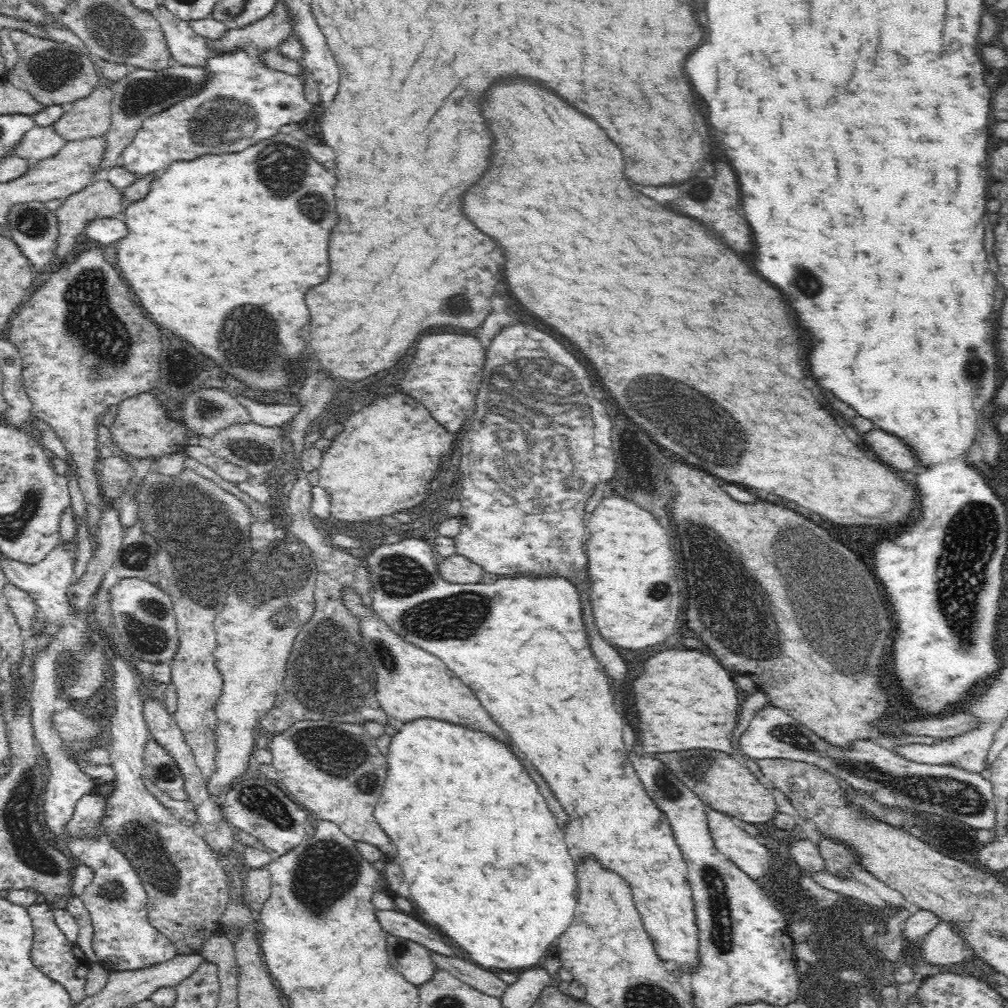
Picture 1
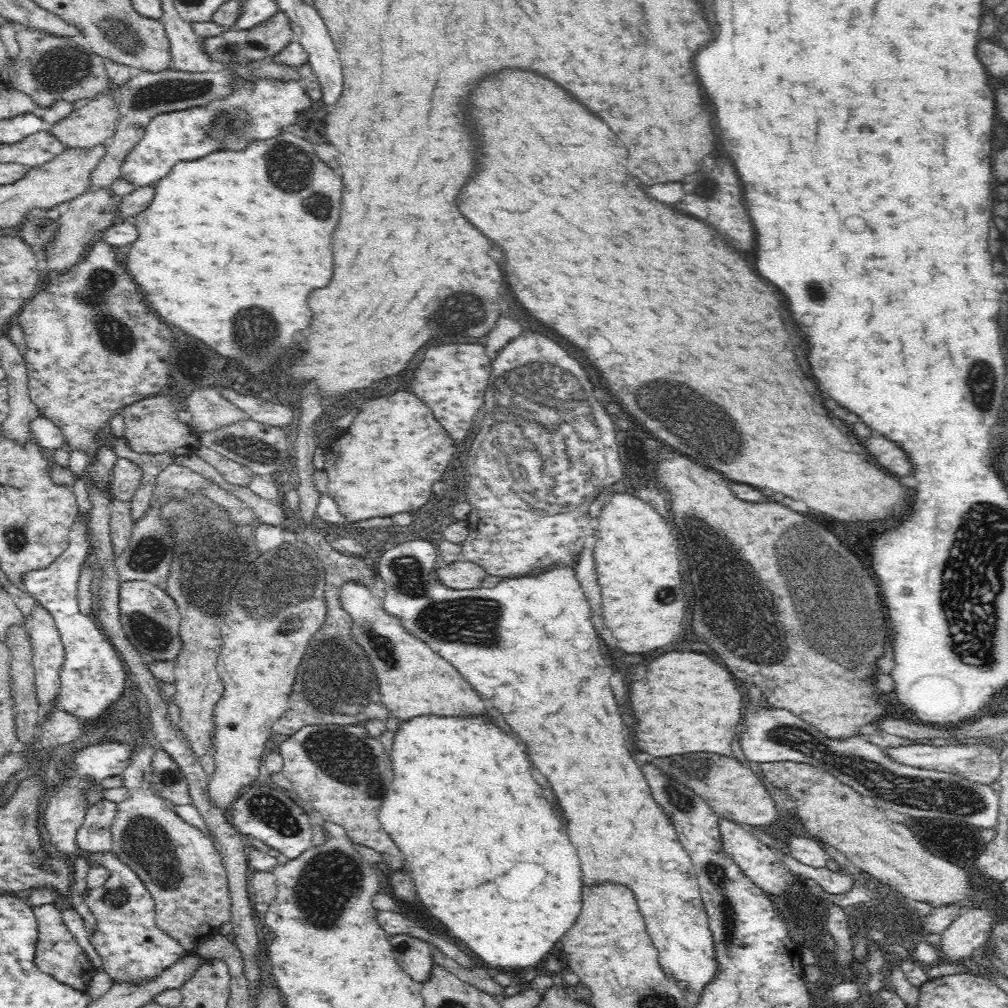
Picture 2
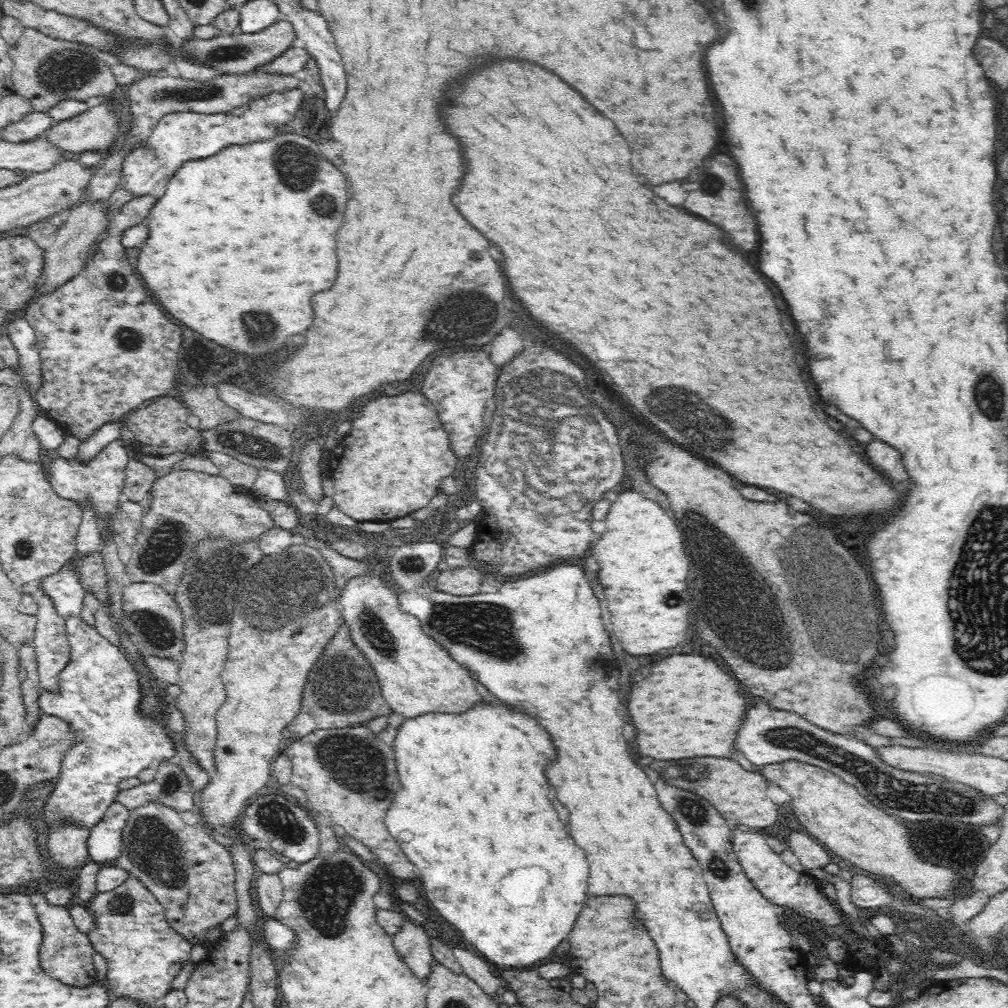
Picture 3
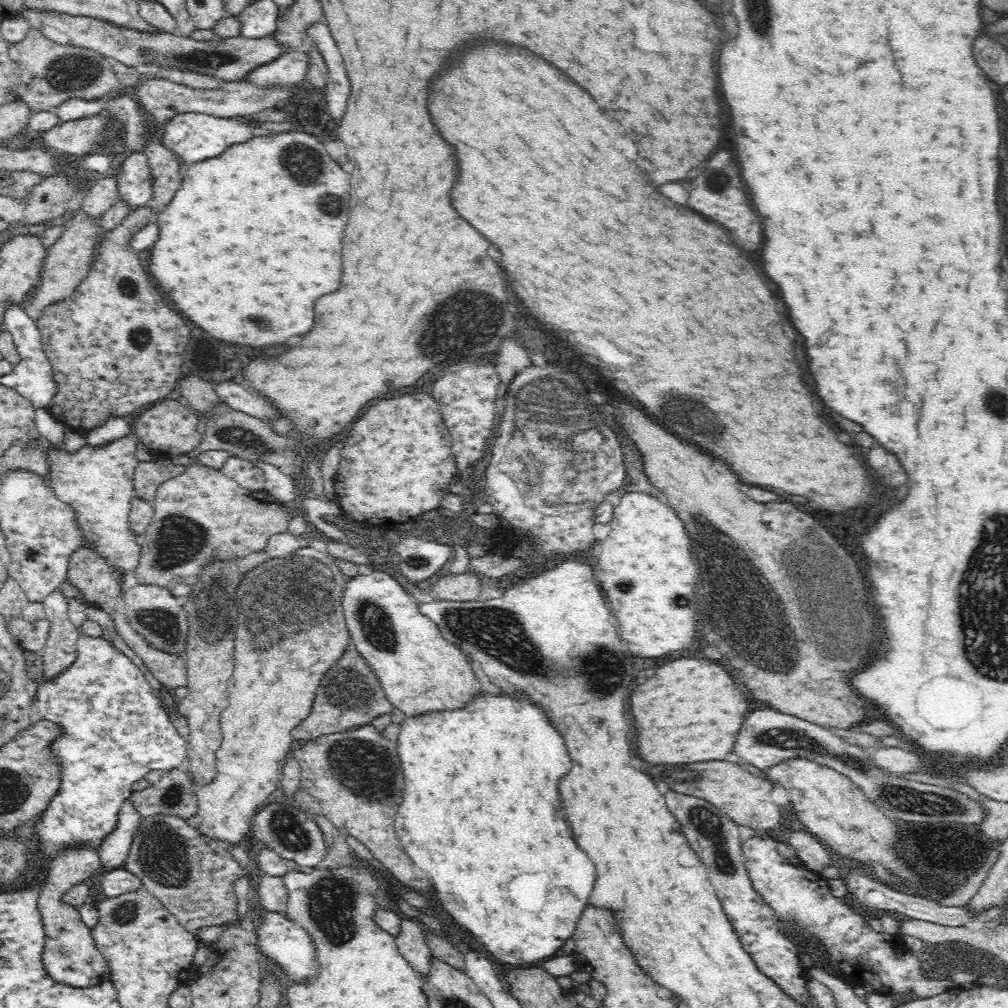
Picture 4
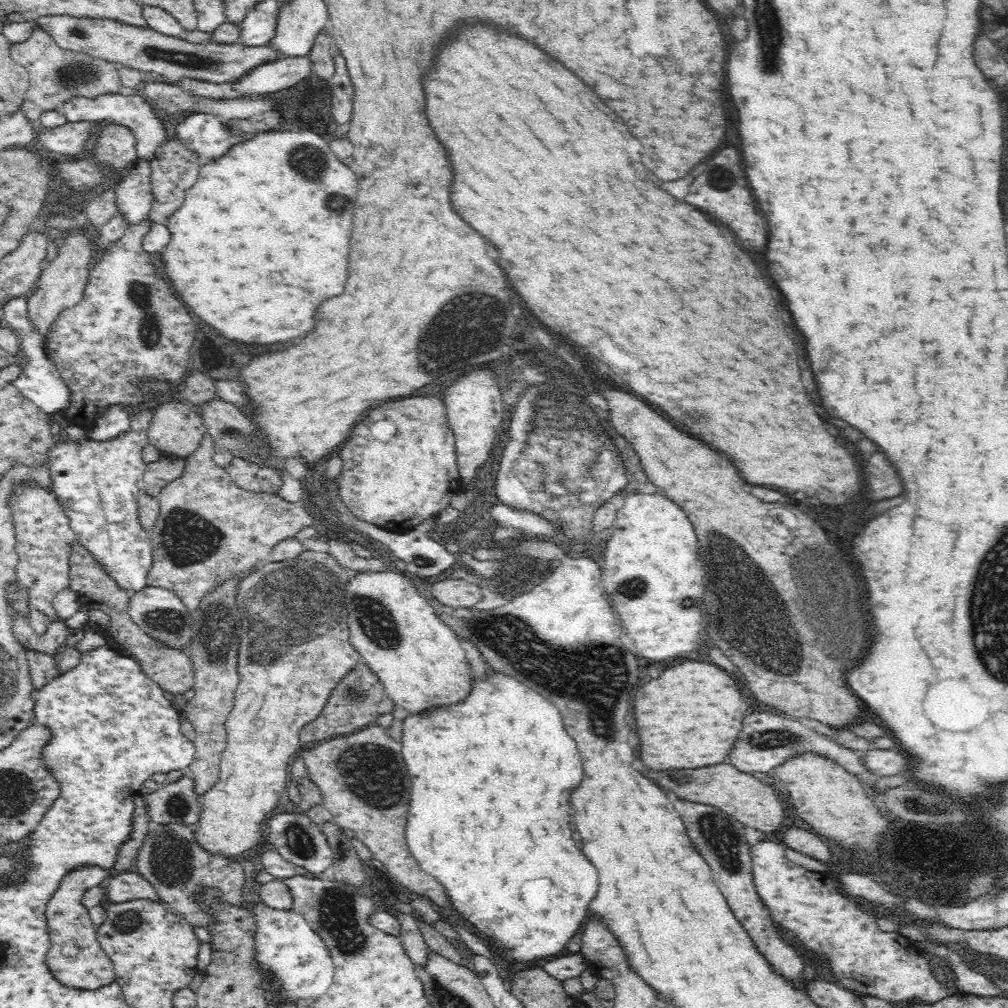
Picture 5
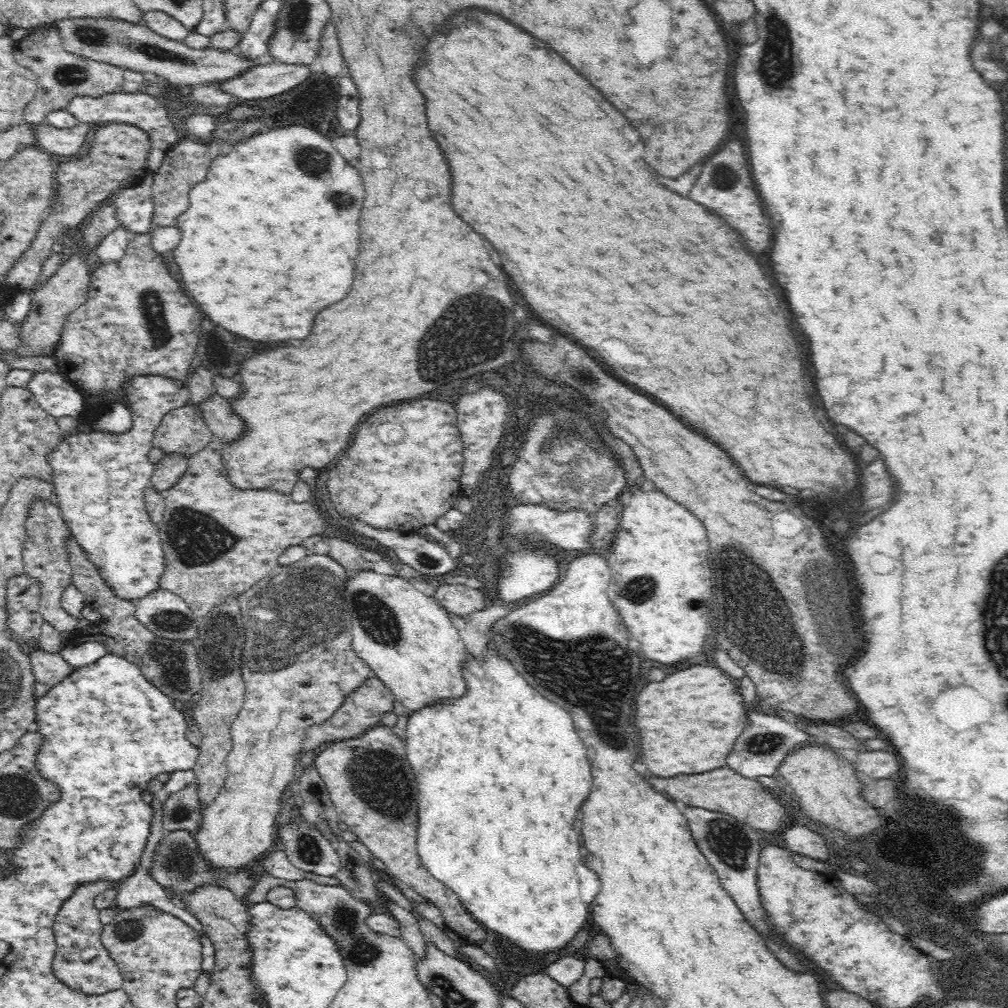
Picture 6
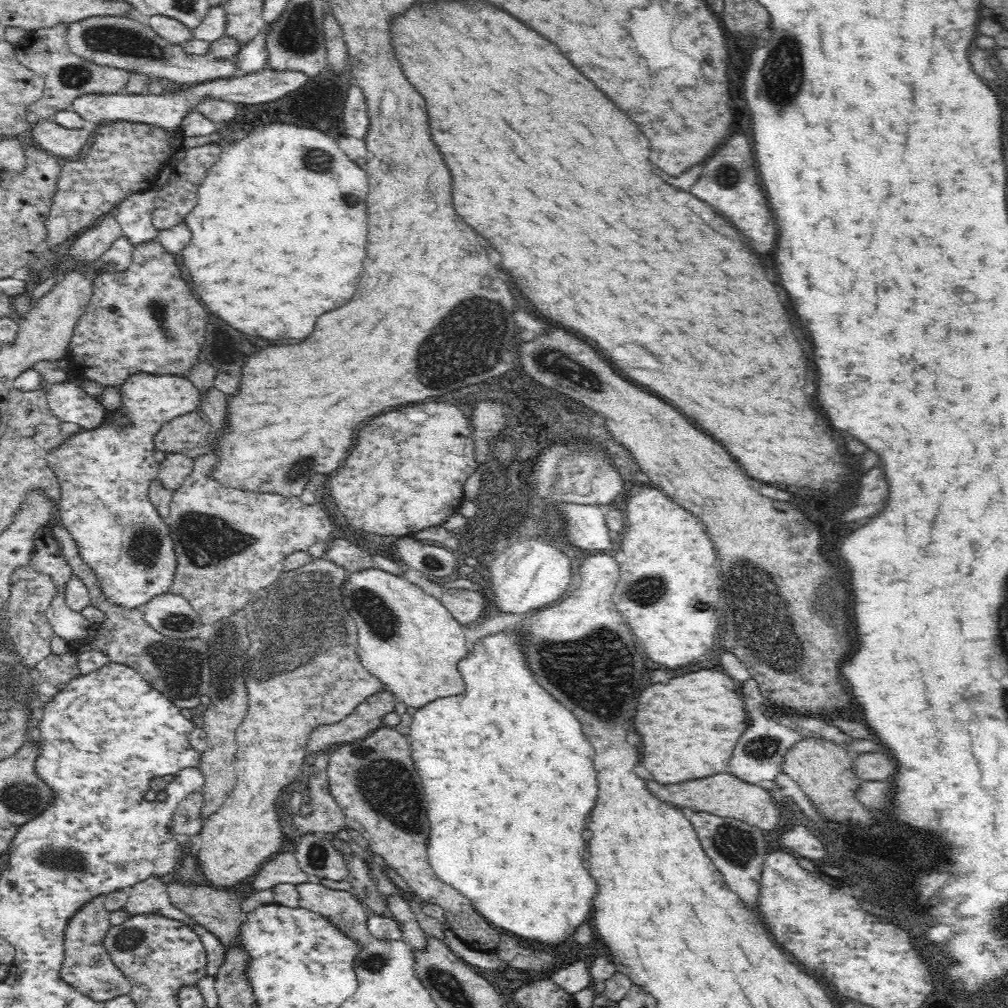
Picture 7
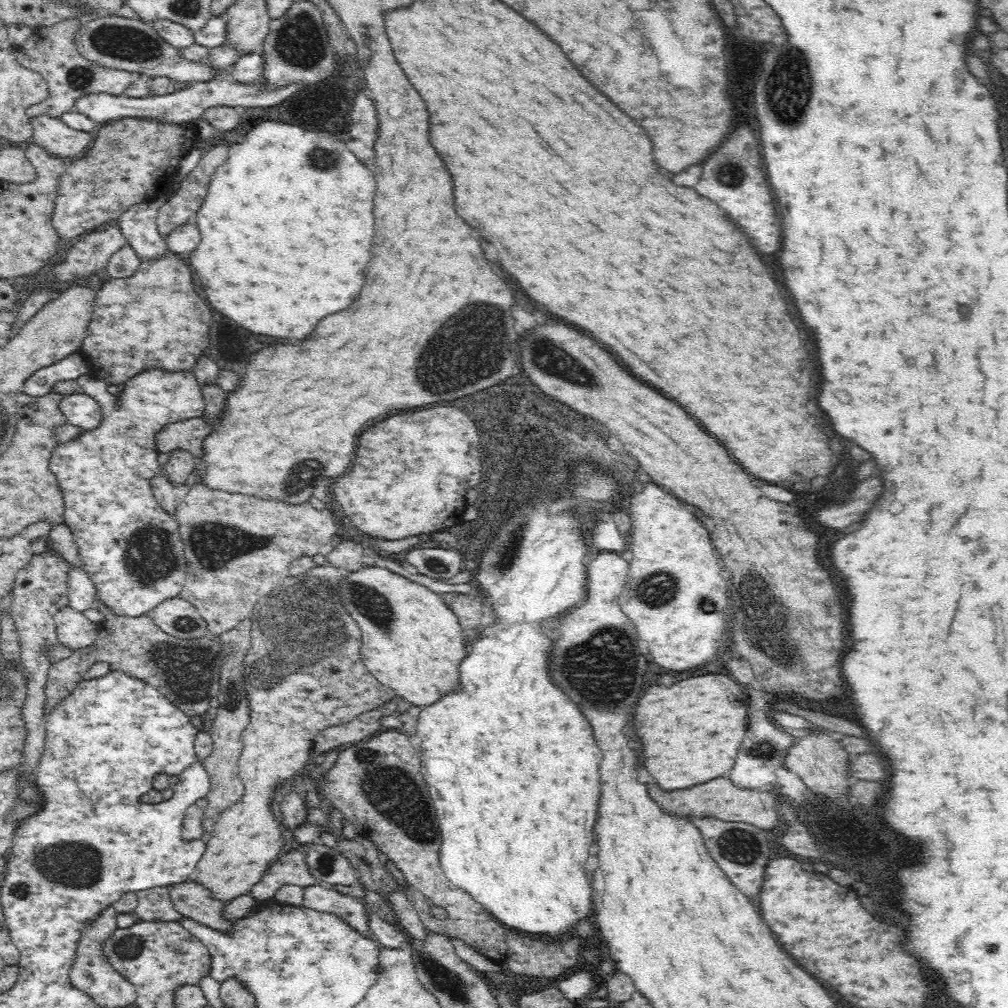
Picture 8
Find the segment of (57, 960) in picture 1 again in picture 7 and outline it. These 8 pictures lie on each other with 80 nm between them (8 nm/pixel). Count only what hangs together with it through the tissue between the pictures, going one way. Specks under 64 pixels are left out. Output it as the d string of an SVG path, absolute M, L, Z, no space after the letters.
M103 895L94 896L88 903L84 903L79 911L74 912L66 923L65 928L65 959L61 964L61 977L72 987L78 989L82 994L95 999L96 1002L104 1002L105 1000L115 999L122 995L130 994L132 986L124 973L112 963L110 955L103 942L108 930L111 930L110 911L106 909L106 901Z

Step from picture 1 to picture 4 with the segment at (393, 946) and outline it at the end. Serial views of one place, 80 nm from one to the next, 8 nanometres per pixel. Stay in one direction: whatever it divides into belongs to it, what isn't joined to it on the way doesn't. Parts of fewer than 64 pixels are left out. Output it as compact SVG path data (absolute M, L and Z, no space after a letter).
M404 916L395 941L406 962L422 977L428 976L434 956L426 945L425 928L416 924L410 917Z

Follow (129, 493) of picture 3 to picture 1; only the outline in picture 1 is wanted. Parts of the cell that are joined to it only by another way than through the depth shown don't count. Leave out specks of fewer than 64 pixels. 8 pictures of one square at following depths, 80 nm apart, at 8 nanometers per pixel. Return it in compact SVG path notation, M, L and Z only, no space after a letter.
M118 456L97 458L95 471L99 492L107 500L118 500L126 492L134 475L134 469L130 463Z

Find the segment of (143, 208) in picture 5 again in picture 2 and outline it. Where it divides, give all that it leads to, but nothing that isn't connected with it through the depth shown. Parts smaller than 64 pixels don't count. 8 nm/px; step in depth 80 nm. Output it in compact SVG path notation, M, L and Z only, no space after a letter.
M248 61L222 65L227 72L242 73L231 76L229 93L205 105L190 105L182 110L153 116L144 127L138 144L122 161L121 177L130 180L135 187L154 187L160 178L172 170L175 162L196 160L216 150L244 150L256 140L274 138L284 126L294 124L296 118L312 106L310 95L307 94L308 86L302 81L252 75L247 72L250 66Z

